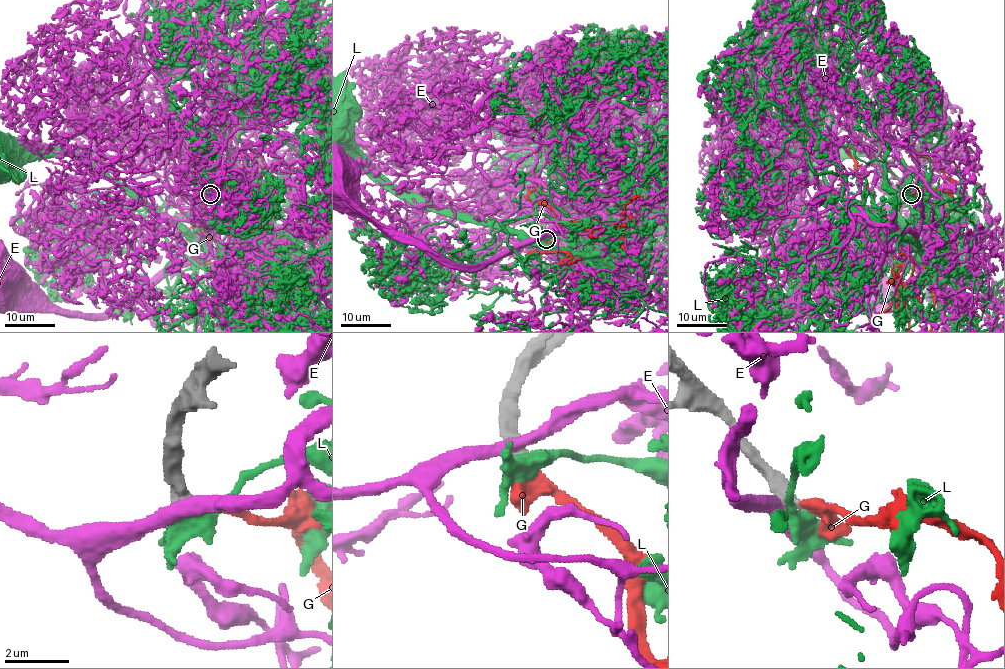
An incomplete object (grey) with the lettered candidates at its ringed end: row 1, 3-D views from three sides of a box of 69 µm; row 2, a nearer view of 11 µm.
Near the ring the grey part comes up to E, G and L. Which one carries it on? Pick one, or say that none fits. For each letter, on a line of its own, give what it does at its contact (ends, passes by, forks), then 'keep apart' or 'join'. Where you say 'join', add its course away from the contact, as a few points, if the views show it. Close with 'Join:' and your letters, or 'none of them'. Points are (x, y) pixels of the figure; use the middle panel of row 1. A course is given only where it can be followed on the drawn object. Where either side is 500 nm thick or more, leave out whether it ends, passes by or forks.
E: keep apart
G: it passes by | join
L: keep apart
Join: G

